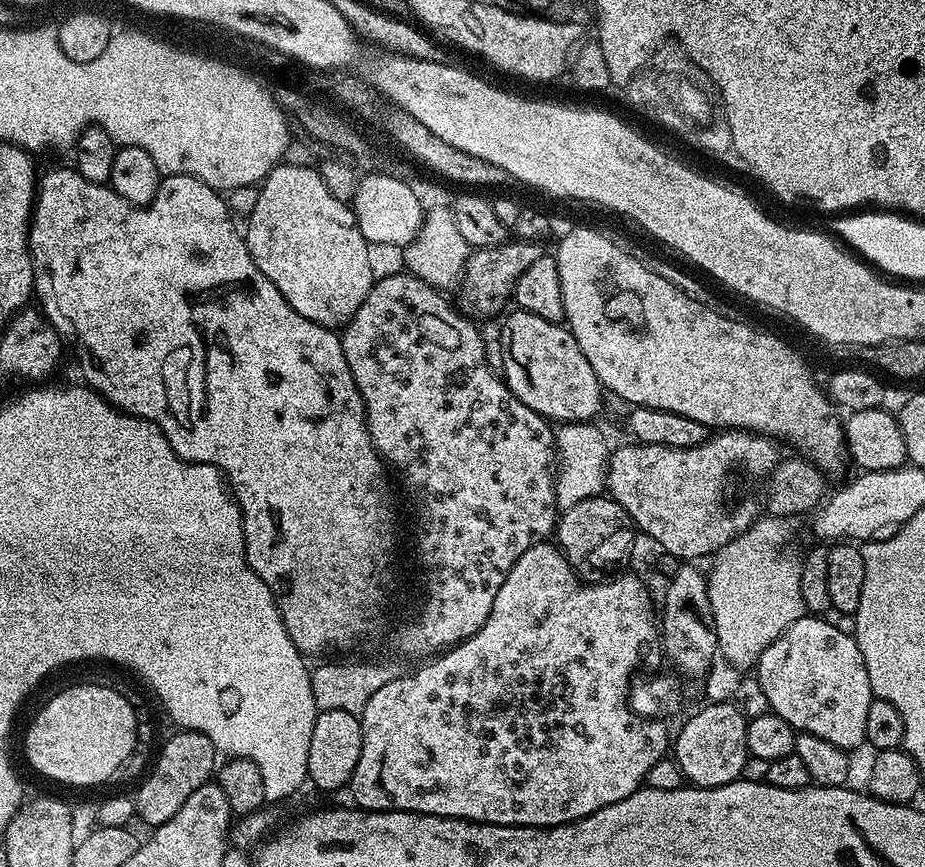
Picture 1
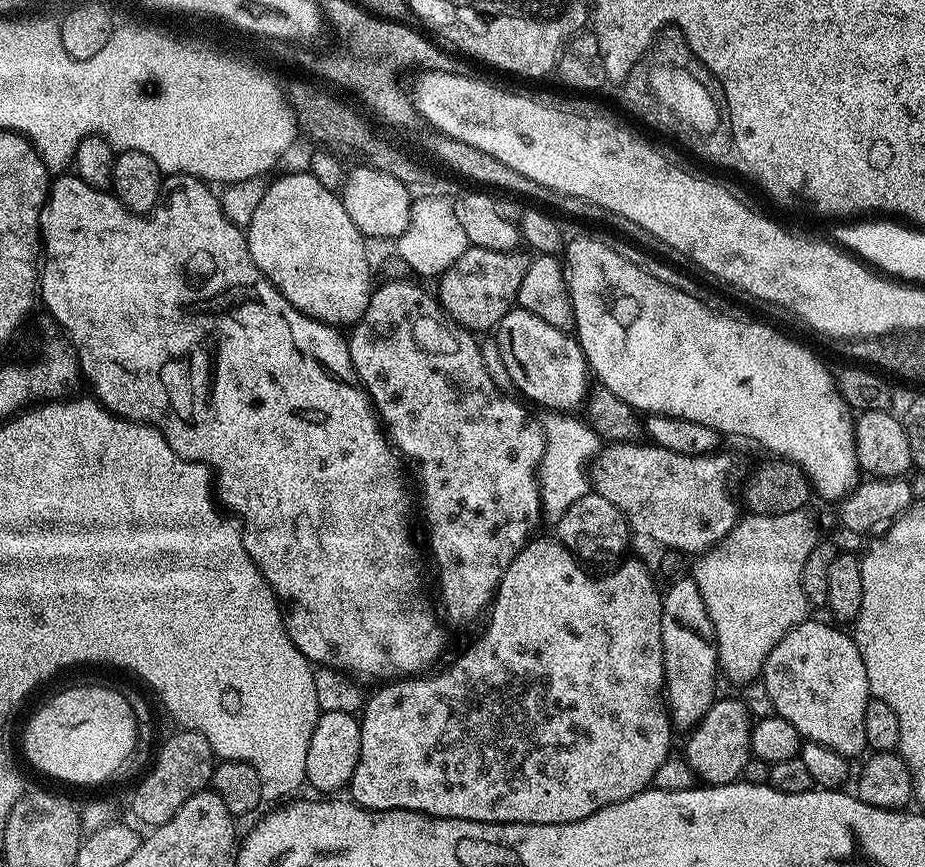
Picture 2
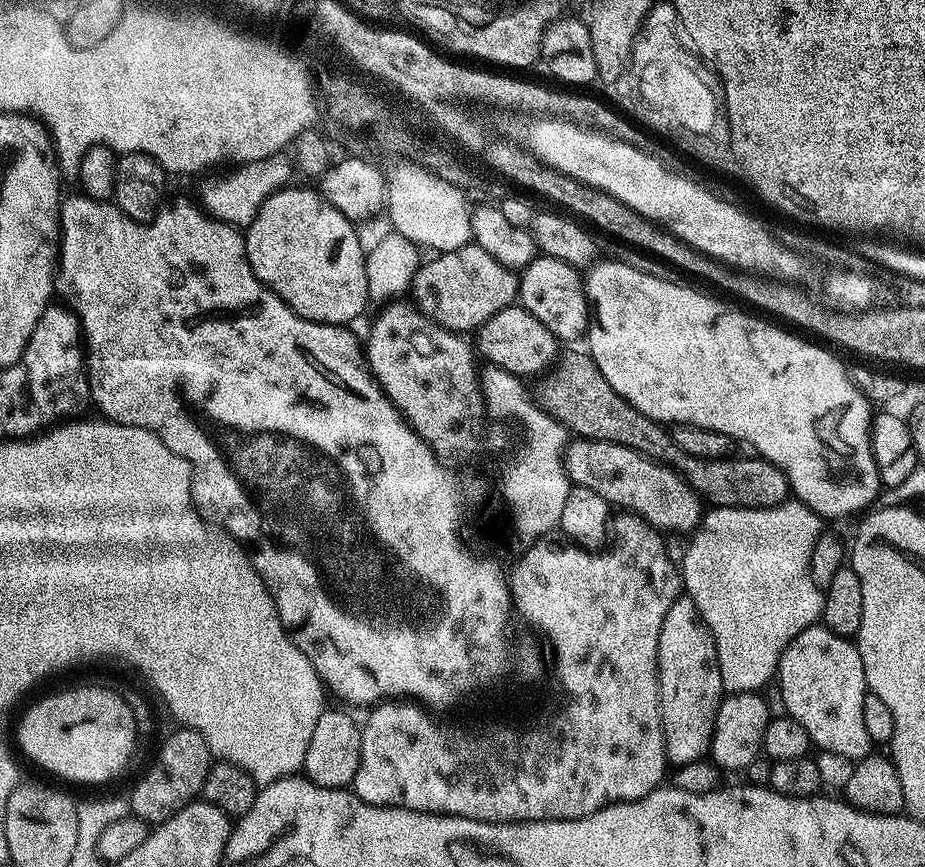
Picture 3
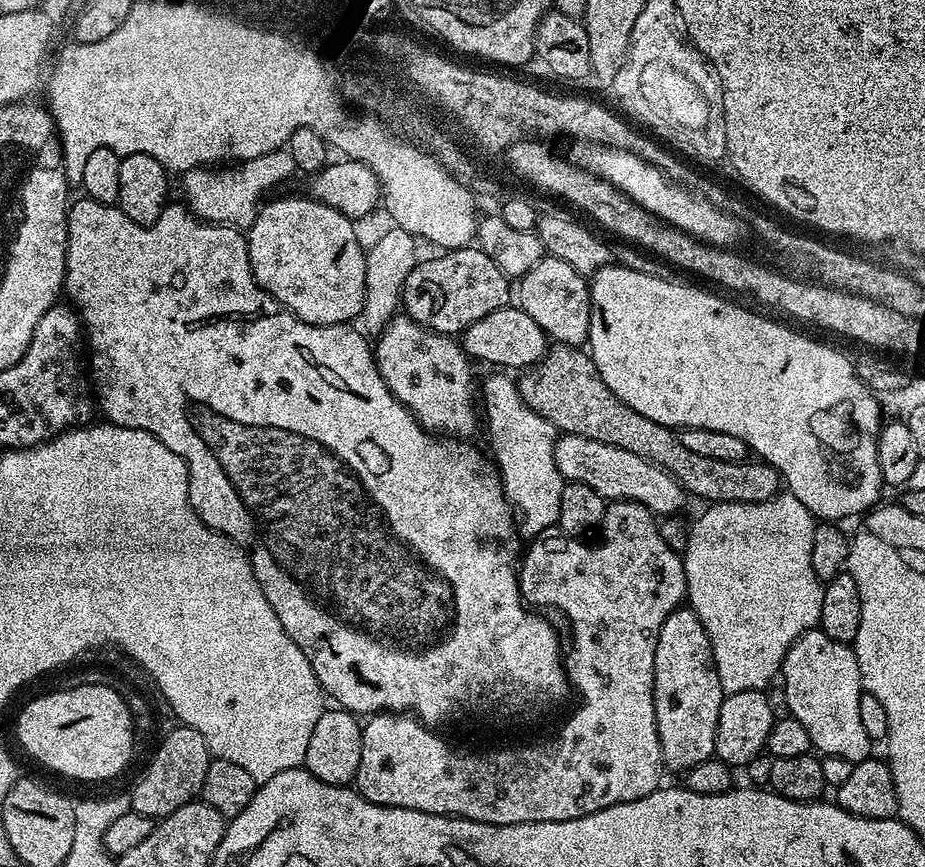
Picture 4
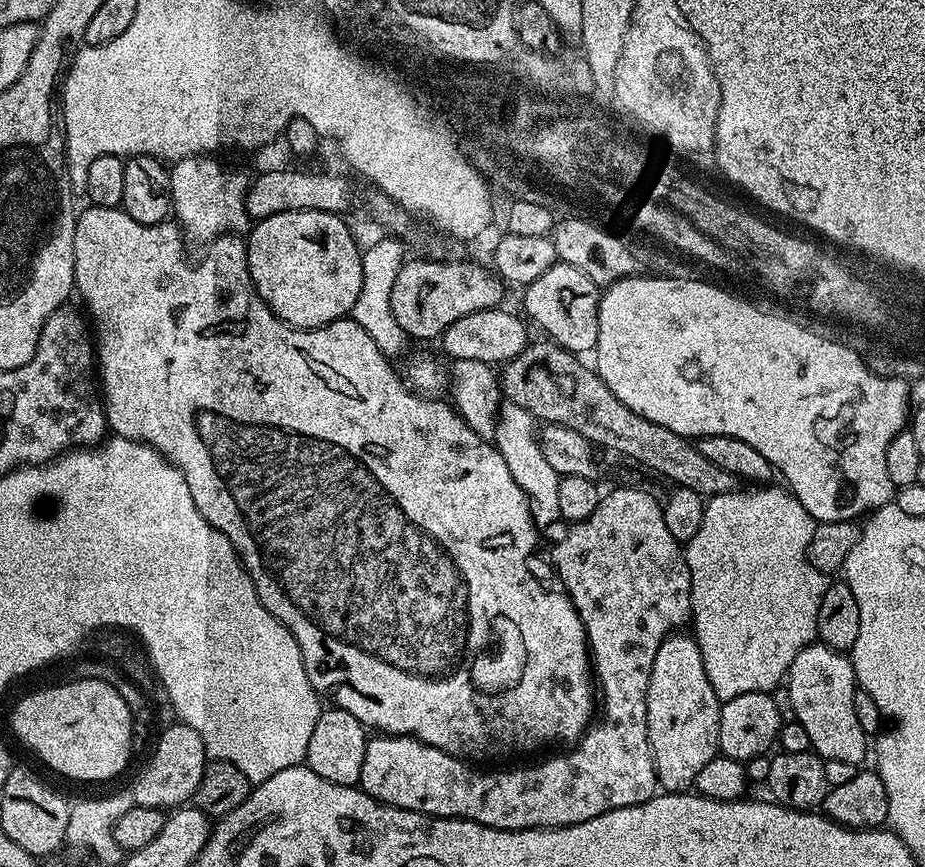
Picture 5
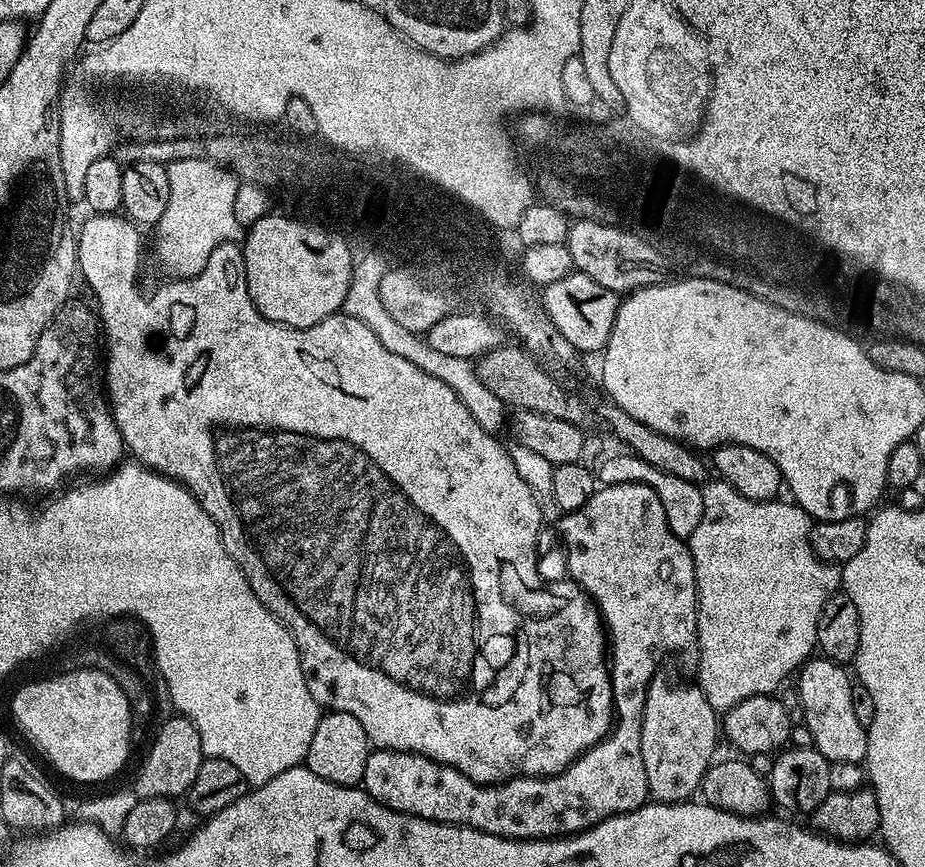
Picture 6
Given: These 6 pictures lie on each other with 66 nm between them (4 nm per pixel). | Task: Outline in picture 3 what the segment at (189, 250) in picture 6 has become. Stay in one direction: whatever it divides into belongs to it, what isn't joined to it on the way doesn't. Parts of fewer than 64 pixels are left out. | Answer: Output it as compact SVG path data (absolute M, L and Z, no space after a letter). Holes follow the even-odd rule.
M276 152L270 158L262 158L258 162L250 164L241 164L235 170L225 172L228 172L225 176L220 176L213 184L205 186L202 207L216 220L222 220L225 224L244 230L247 229L250 222L254 222L254 218L266 198L289 187L291 180L288 179L291 178L292 172L294 173L294 160L291 155Z

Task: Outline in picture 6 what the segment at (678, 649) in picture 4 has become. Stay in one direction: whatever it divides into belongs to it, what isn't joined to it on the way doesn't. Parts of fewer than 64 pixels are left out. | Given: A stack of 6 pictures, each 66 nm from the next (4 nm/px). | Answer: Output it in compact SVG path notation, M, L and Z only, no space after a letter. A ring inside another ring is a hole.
M657 670L646 690L640 739L642 766L646 766L649 797L662 804L691 801L699 793L702 778L717 755L712 723L715 720L717 723L718 713L706 702L706 694L702 694L699 683L691 683L687 684L672 672Z

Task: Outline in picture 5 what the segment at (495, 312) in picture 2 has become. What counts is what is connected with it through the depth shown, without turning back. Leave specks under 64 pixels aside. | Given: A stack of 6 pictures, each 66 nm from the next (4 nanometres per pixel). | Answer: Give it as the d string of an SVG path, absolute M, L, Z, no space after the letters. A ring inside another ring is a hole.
M454 258L441 261L405 259L390 290L390 308L405 337L432 340L436 336L437 339L443 337L445 330L458 322L458 318L497 307L506 288L495 271L485 268L480 264L467 264L464 260Z

